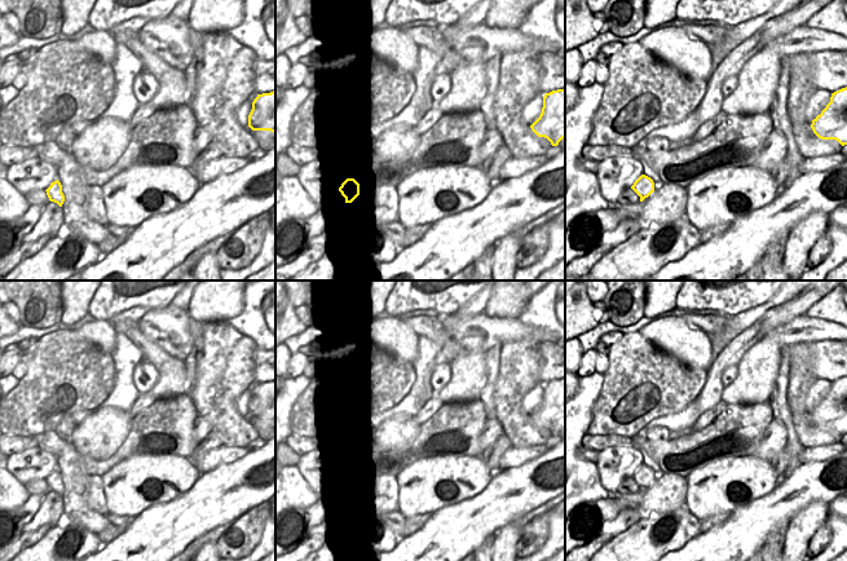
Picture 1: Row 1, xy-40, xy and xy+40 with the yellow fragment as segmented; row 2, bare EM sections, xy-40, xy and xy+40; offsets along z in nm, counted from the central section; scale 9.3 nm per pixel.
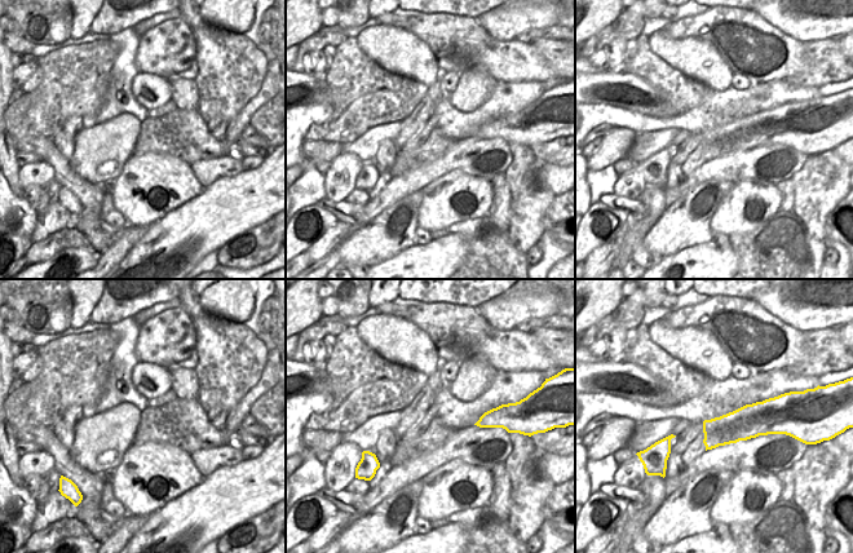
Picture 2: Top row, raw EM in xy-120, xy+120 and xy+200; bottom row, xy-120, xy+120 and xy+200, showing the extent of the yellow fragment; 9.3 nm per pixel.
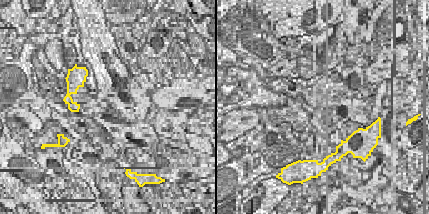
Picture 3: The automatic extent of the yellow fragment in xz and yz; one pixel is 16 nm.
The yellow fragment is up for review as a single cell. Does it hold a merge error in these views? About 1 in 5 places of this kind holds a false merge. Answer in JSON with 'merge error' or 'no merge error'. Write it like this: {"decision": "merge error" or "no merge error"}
{"decision": "no merge error"}

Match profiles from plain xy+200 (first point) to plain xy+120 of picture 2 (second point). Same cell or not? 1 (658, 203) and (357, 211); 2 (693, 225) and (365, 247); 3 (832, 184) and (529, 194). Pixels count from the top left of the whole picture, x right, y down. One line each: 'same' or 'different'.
1: different
2: same
3: same

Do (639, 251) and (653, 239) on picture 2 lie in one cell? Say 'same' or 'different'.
different

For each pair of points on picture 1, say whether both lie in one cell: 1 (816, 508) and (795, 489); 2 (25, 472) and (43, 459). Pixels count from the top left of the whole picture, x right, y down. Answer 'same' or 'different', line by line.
1: different
2: same

